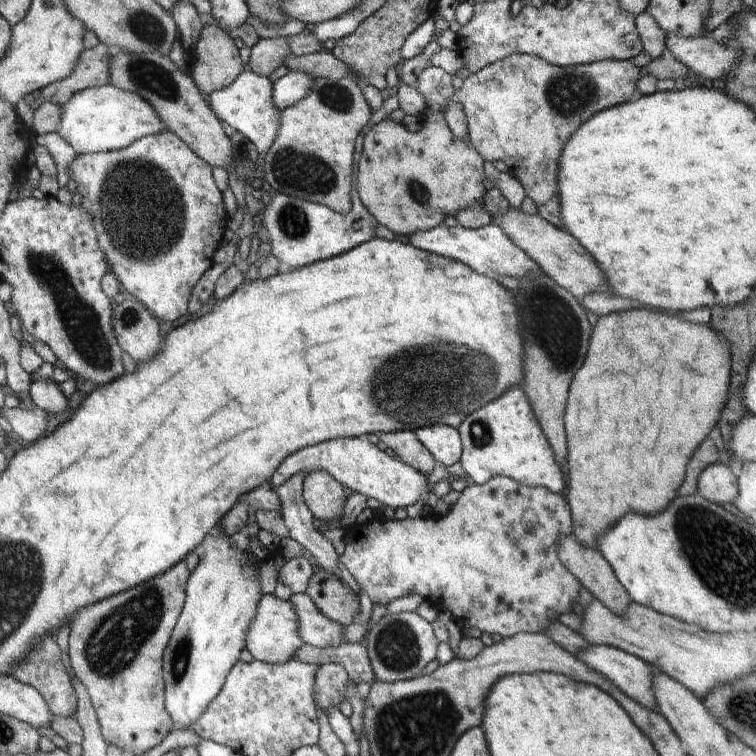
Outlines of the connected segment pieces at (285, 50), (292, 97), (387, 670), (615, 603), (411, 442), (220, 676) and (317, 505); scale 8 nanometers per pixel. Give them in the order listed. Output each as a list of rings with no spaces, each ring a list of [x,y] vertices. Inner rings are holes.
[[[287,37],[261,39],[251,48],[250,68],[257,75],[270,76],[276,68],[285,64],[286,57],[292,54]]]
[[[290,70],[273,84],[275,109],[283,111],[301,101],[313,86],[314,78],[302,71]]]
[[[403,611],[386,614],[368,631],[365,647],[376,681],[395,683],[415,679],[422,675],[426,664],[436,659],[439,644],[430,623],[420,617],[416,611]]]
[[[572,533],[570,536],[559,539],[557,553],[559,561],[581,582],[581,586],[584,586],[593,594],[594,598],[602,602],[614,614],[625,614],[629,604],[632,602],[631,596],[618,578],[616,578],[612,567],[602,556],[602,553],[582,545]]]
[[[396,431],[393,433],[377,433],[378,438],[387,448],[394,450],[398,458],[408,466],[414,467],[427,477],[436,466],[436,459],[430,451],[418,440],[413,431]]]
[[[206,535],[204,540],[201,542],[201,545],[198,547],[199,553],[199,563],[196,568],[190,573],[185,593],[185,603],[181,608],[180,616],[176,621],[176,626],[172,631],[172,636],[166,645],[166,648],[163,652],[163,661],[162,661],[162,676],[165,684],[165,707],[168,711],[168,714],[172,717],[175,728],[188,728],[194,721],[197,721],[197,718],[206,710],[206,707],[212,702],[217,694],[220,692],[222,686],[224,686],[225,678],[228,676],[228,673],[232,670],[232,667],[241,660],[240,655],[242,650],[245,647],[245,640],[247,635],[247,630],[250,628],[251,622],[257,614],[257,606],[262,598],[262,589],[260,589],[260,569],[259,572],[255,569],[256,558],[252,555],[247,555],[251,553],[250,548],[247,550],[240,550],[235,548],[232,545],[232,540],[230,537],[224,535],[223,537],[217,537],[214,535]]]
[[[326,471],[310,473],[303,482],[303,496],[310,512],[324,520],[341,520],[348,491]]]

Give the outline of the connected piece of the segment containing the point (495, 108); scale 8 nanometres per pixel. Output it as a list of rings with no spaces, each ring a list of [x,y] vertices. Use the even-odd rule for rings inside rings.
[[[513,54],[472,73],[463,80],[462,89],[455,92],[446,105],[434,107],[444,112],[452,101],[462,105],[469,139],[474,148],[486,161],[502,160],[508,166],[508,172],[522,184],[528,198],[532,198],[539,215],[552,226],[564,229],[557,176],[559,158],[566,143],[570,140],[571,134],[597,112],[634,100],[638,96],[637,82],[640,79],[640,68],[631,60],[607,60],[561,67],[531,54]]]

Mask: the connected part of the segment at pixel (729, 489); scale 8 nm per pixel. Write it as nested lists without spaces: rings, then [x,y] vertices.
[[[718,462],[706,467],[697,480],[698,494],[723,505],[739,496],[739,480],[727,464]]]

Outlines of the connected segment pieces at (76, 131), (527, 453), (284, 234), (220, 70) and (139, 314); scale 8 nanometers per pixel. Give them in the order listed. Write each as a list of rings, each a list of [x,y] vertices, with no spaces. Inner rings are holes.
[[[112,84],[84,89],[60,106],[62,116],[56,133],[77,155],[122,150],[138,139],[168,130],[167,124],[147,100]]]
[[[510,387],[500,398],[466,416],[457,429],[463,446],[460,464],[476,485],[483,485],[495,476],[505,476],[527,487],[547,488],[561,494],[566,491],[562,469],[521,387]]]
[[[356,188],[351,203],[352,210],[341,215],[326,205],[272,192],[271,202],[259,220],[269,232],[272,256],[286,269],[297,269],[344,254],[376,237],[379,222],[366,210]]]
[[[205,24],[194,49],[187,52],[190,58],[191,77],[202,93],[209,95],[214,91],[230,86],[244,71],[244,63],[240,59],[238,47],[234,39],[218,25]]]
[[[138,299],[125,300],[113,310],[117,344],[134,362],[146,362],[160,350],[162,334],[156,317]]]

